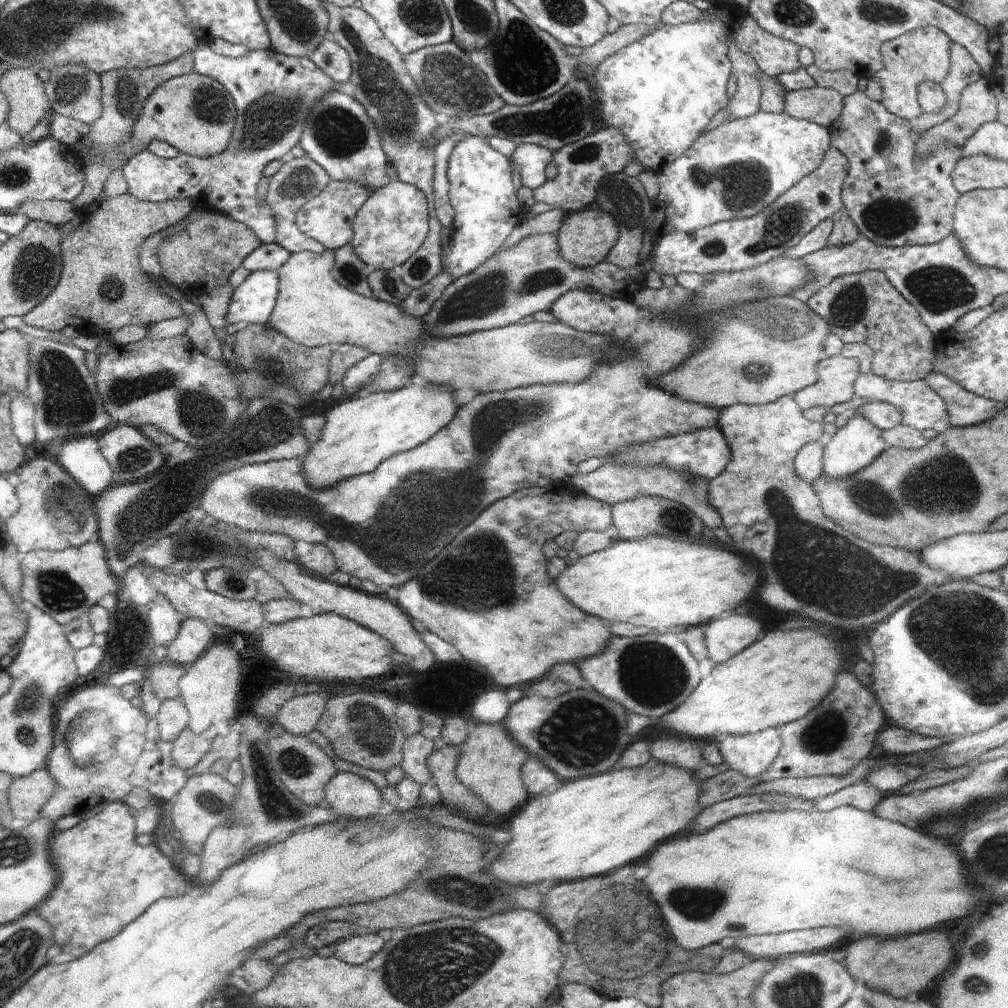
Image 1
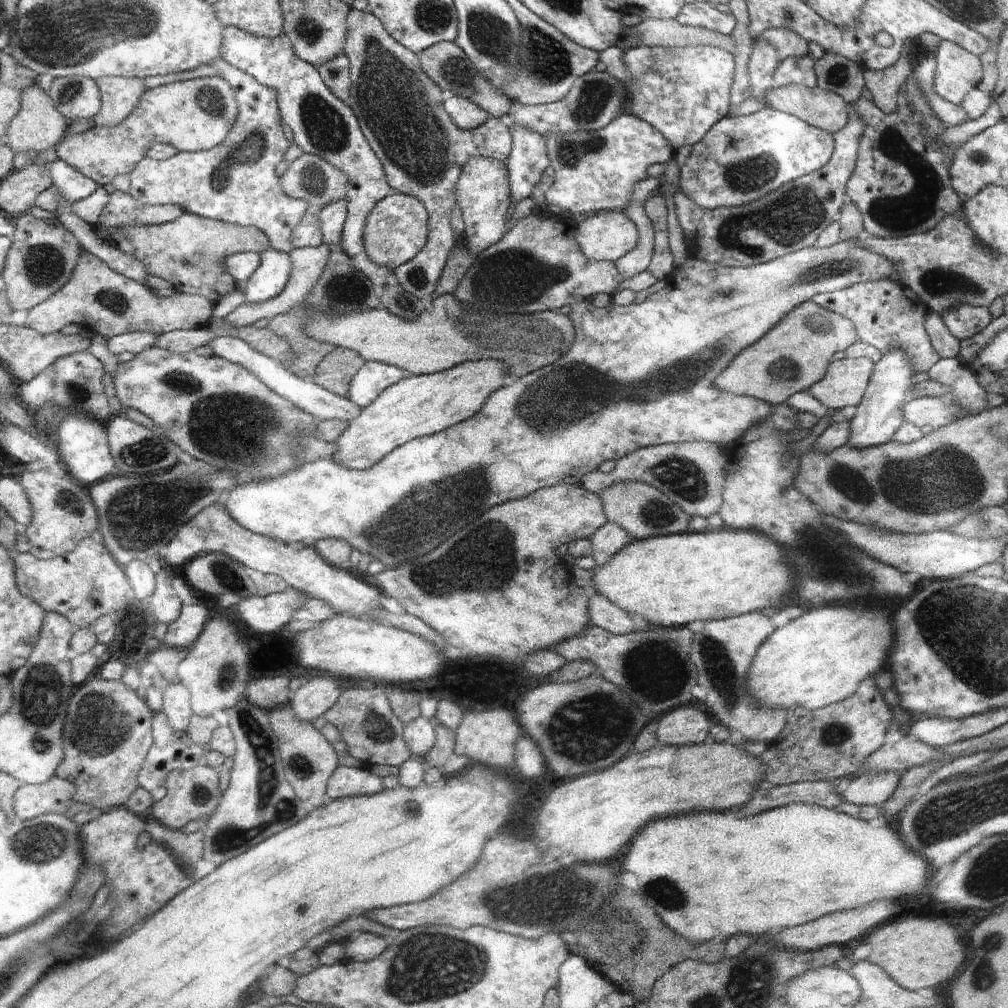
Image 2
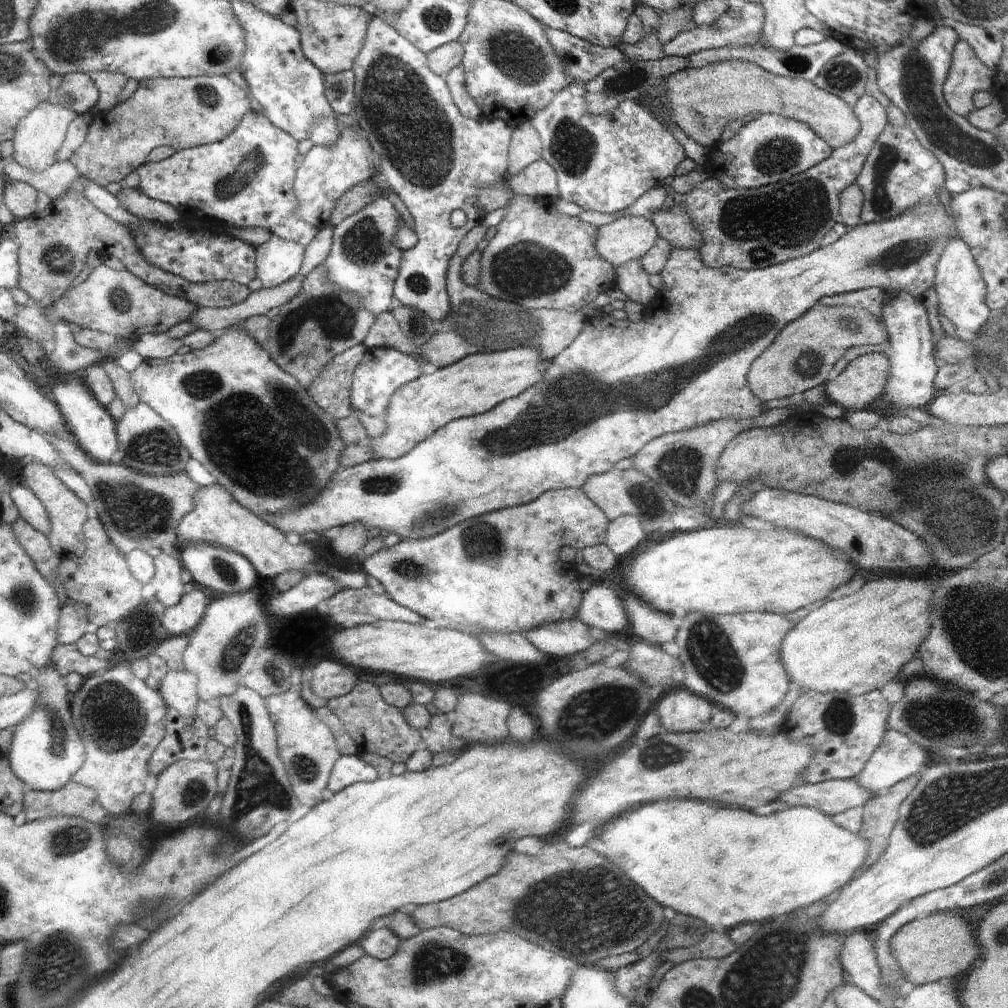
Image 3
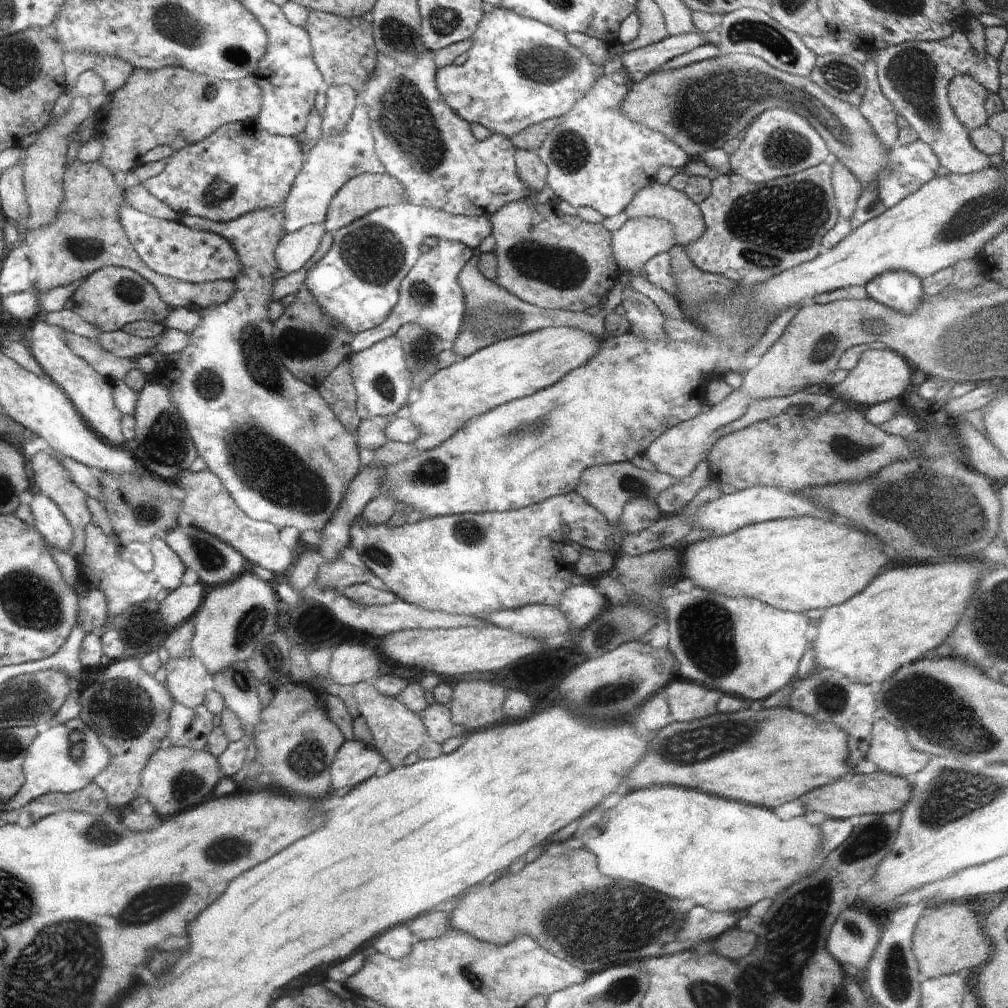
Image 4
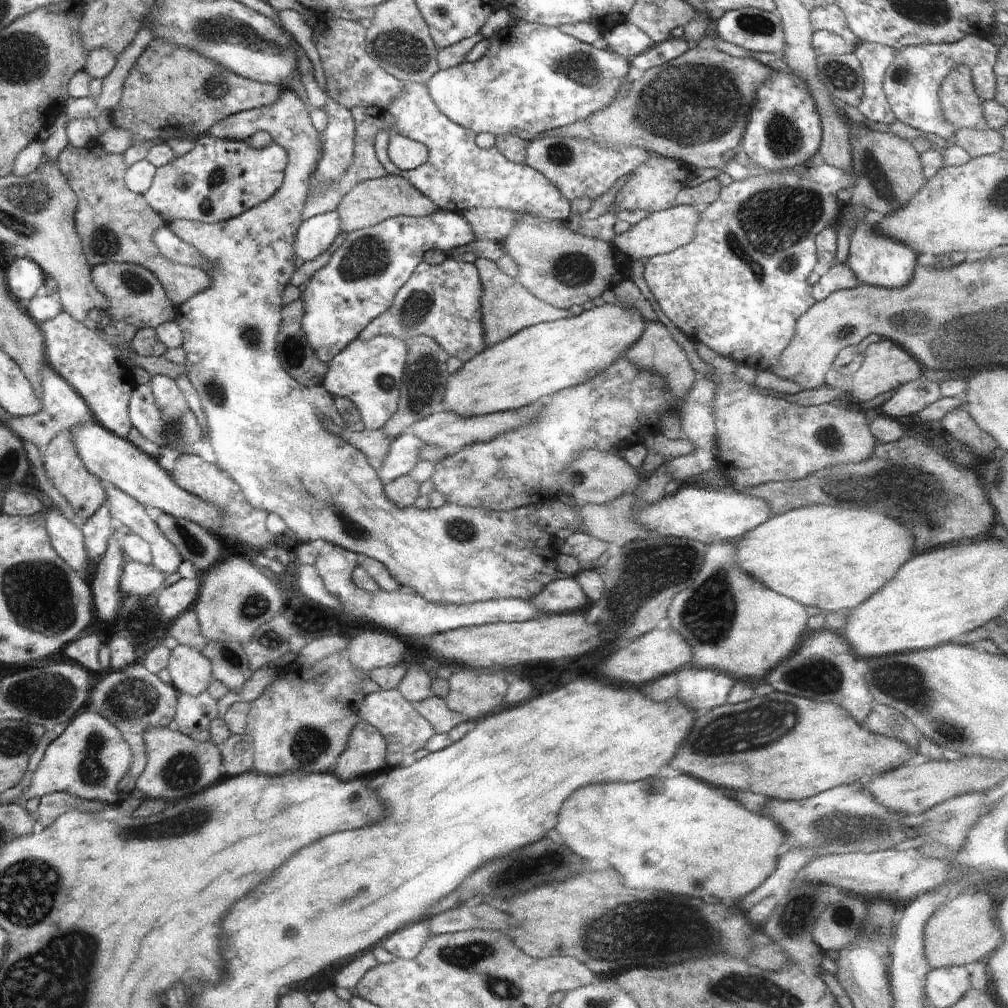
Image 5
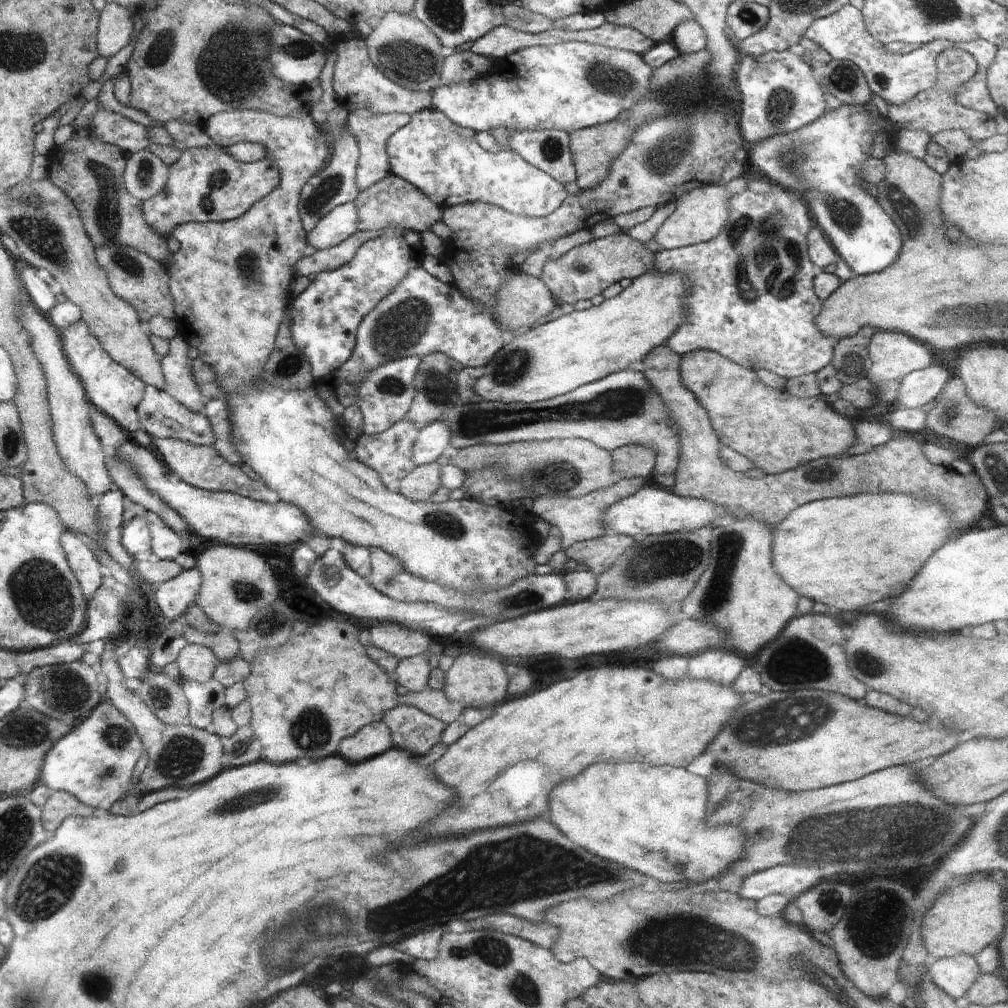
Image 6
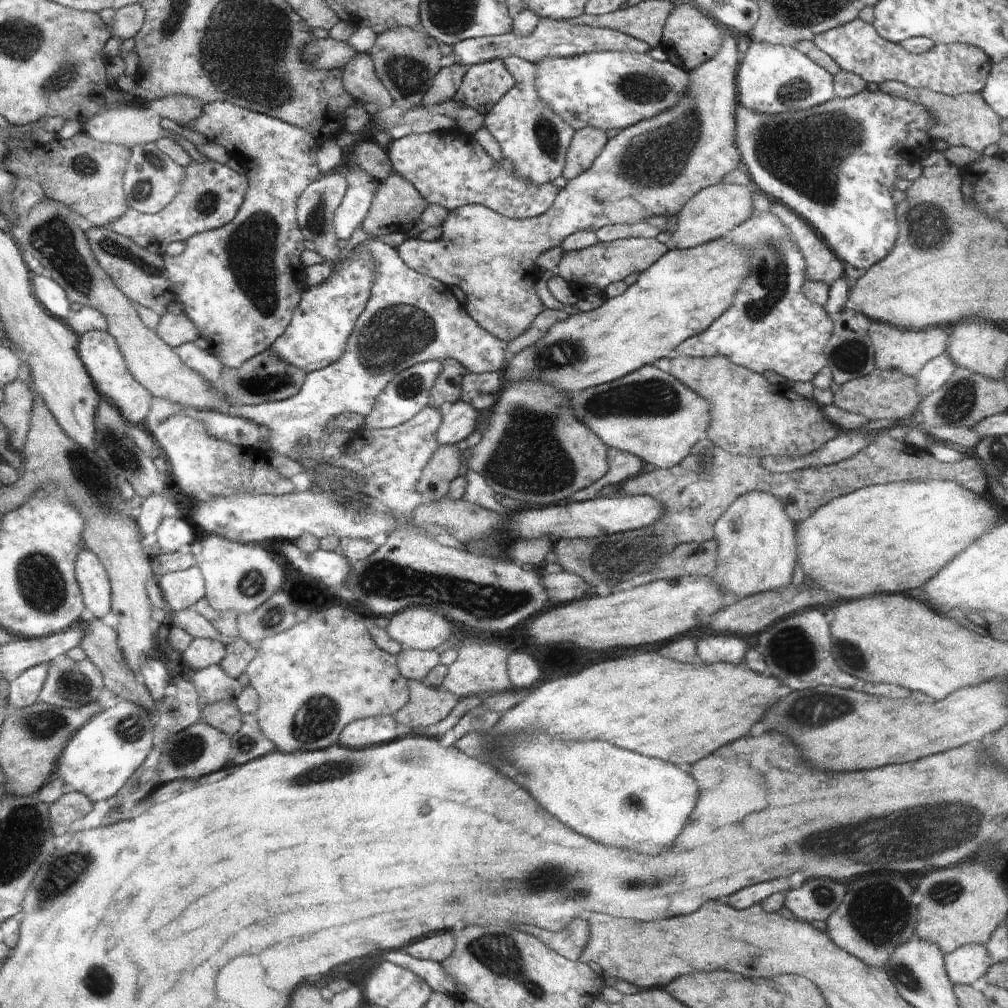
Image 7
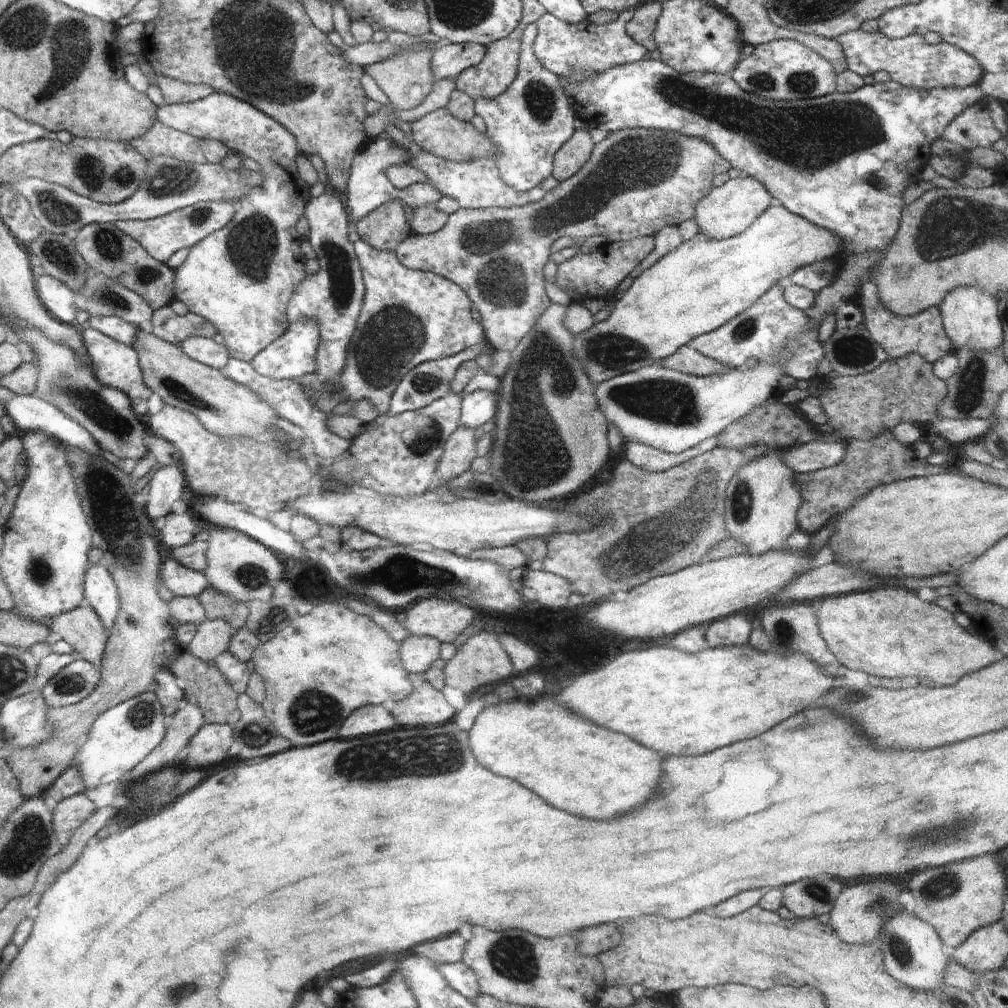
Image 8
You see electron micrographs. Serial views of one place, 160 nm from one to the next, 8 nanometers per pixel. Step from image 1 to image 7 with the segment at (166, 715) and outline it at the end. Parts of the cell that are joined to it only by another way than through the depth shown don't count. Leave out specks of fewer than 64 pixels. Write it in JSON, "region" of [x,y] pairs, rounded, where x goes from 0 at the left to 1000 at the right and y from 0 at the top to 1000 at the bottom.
{"region":[[[193,633],[181,648],[181,664],[184,667],[197,666],[216,659],[223,653],[224,646],[224,639],[217,635]]]}

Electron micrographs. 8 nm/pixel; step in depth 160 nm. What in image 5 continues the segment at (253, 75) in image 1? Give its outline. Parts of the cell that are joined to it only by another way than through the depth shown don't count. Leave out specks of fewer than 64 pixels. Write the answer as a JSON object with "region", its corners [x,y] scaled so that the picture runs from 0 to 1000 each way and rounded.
{"region":[[[202,134],[193,138],[192,147],[187,153],[173,157],[164,165],[157,166],[151,183],[142,194],[153,210],[160,212],[165,222],[178,217],[200,221],[220,221],[269,197],[282,182],[286,163],[287,155],[284,149],[274,141],[270,140],[264,147],[252,147],[246,138],[226,139],[226,137]]]}

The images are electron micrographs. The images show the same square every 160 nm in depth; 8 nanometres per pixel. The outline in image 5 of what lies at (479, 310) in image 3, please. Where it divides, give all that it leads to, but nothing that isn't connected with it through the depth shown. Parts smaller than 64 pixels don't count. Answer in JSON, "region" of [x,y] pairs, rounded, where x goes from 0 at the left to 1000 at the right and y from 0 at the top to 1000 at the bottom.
{"region":[[[473,256],[469,262],[474,268],[476,282],[478,282],[476,310],[478,310],[478,327],[480,327],[480,339],[483,344],[503,337],[520,325],[566,314],[563,307],[551,306],[528,294],[512,278],[512,275],[507,276],[500,273],[500,270],[496,270],[488,258]]]}

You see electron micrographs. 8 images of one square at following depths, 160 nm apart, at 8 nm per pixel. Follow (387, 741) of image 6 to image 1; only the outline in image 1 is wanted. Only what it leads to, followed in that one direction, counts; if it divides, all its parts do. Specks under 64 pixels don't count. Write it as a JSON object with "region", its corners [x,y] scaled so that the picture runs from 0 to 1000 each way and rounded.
{"region":[[[334,765],[323,781],[325,801],[337,813],[367,813],[380,798],[378,785],[365,773],[345,765]]]}

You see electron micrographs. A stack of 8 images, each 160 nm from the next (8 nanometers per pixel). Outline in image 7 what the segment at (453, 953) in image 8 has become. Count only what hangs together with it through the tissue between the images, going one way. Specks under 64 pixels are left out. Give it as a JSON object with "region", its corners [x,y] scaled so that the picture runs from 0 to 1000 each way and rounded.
{"region":[[[438,925],[438,927],[423,929],[409,937],[405,936],[399,941],[407,948],[438,955],[450,944],[450,929],[446,925]]]}

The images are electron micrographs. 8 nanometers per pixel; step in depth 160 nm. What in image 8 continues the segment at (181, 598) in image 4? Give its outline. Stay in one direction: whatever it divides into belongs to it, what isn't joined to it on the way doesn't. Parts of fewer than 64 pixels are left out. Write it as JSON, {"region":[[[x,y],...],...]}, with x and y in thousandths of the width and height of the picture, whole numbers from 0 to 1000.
{"region":[[[173,553],[167,554],[160,562],[161,578],[173,590],[196,592],[208,582],[202,567],[196,567],[179,560]]]}

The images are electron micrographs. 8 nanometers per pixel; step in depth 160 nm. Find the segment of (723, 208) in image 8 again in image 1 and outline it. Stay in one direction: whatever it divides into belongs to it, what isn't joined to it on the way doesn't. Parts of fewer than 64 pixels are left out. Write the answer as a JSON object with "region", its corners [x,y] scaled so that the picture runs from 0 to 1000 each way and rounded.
{"region":[[[593,204],[581,205],[573,210],[564,211],[553,230],[555,249],[560,257],[574,265],[586,265],[602,258],[602,252],[610,243],[614,226],[610,216]]]}

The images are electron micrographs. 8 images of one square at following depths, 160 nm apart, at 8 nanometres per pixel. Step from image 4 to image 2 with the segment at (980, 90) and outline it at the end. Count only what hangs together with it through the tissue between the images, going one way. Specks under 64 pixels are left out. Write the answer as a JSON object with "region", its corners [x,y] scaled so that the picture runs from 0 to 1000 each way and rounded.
{"region":[[[935,40],[929,52],[926,88],[937,99],[952,104],[962,89],[974,79],[971,56],[944,41]]]}

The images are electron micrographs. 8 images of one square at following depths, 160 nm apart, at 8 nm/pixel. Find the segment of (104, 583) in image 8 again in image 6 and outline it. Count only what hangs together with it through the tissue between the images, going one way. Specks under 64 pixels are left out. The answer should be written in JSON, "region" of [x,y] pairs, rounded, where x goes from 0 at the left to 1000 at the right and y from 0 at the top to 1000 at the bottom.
{"region":[[[64,526],[61,540],[64,543],[68,560],[76,570],[85,595],[88,595],[88,592],[100,582],[103,564],[93,549],[87,545],[87,541],[79,536],[77,530]]]}

